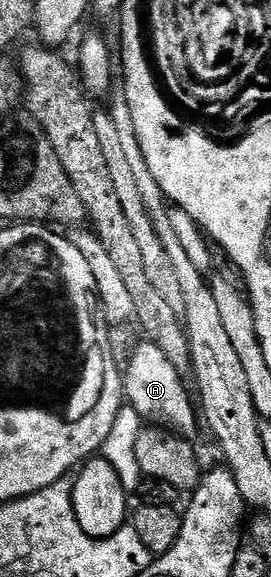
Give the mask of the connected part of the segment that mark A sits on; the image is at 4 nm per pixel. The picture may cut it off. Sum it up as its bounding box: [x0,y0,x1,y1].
[124,345,200,437]

